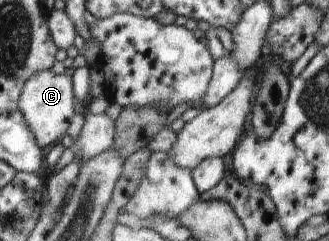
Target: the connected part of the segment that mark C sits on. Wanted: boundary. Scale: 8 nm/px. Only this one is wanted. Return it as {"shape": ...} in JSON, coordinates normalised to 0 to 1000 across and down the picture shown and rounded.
{"shape":[[[137,290],[112,299],[70,361],[58,411],[58,456],[76,485],[88,535],[97,539],[112,602],[125,618],[161,602],[210,527],[210,494],[222,461],[222,357],[213,315]]]}

